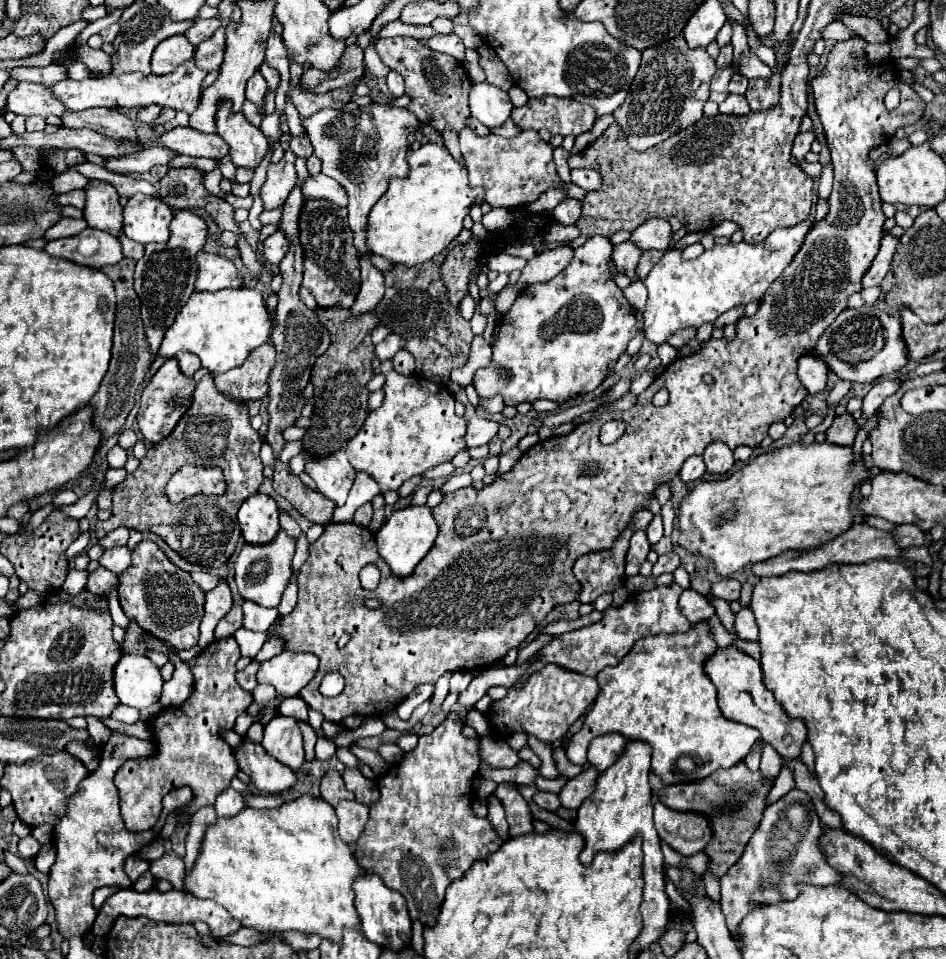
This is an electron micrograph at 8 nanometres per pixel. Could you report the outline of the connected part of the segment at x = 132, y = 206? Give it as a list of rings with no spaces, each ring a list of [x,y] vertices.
[[[132,196],[122,210],[124,234],[140,244],[168,242],[174,212],[156,196]]]

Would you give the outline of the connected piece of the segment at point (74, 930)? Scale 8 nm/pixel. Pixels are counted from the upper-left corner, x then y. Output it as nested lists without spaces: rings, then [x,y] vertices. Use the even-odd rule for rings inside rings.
[[[114,730],[108,738],[108,744],[100,748],[98,768],[80,782],[80,788],[76,790],[76,794],[68,798],[66,814],[60,816],[60,820],[54,824],[56,862],[52,864],[48,874],[48,898],[56,910],[56,928],[64,940],[70,940],[72,936],[84,938],[90,932],[98,914],[92,906],[92,892],[102,886],[130,888],[132,880],[122,870],[124,860],[136,854],[144,844],[150,844],[152,840],[158,838],[164,826],[164,818],[174,808],[180,808],[192,802],[194,794],[188,786],[174,788],[164,796],[164,808],[154,828],[150,828],[148,832],[140,832],[138,836],[126,830],[120,818],[118,792],[116,792],[116,786],[112,784],[114,772],[126,760],[146,758],[154,752],[156,752],[156,745],[150,740],[140,740],[136,736]]]

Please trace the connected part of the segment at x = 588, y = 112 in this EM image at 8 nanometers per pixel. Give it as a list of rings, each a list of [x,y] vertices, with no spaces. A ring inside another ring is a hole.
[[[542,96],[530,98],[524,106],[512,110],[512,120],[522,130],[542,130],[546,128],[550,134],[582,134],[592,128],[596,114],[592,108],[560,98],[560,96]]]

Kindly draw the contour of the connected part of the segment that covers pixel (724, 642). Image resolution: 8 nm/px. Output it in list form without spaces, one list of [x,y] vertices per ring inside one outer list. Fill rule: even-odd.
[[[714,616],[712,620],[708,620],[708,630],[710,630],[714,642],[718,644],[718,648],[726,648],[726,646],[730,646],[732,640],[734,640],[734,638],[724,630],[724,626],[720,624],[720,620],[718,620],[716,616]]]

